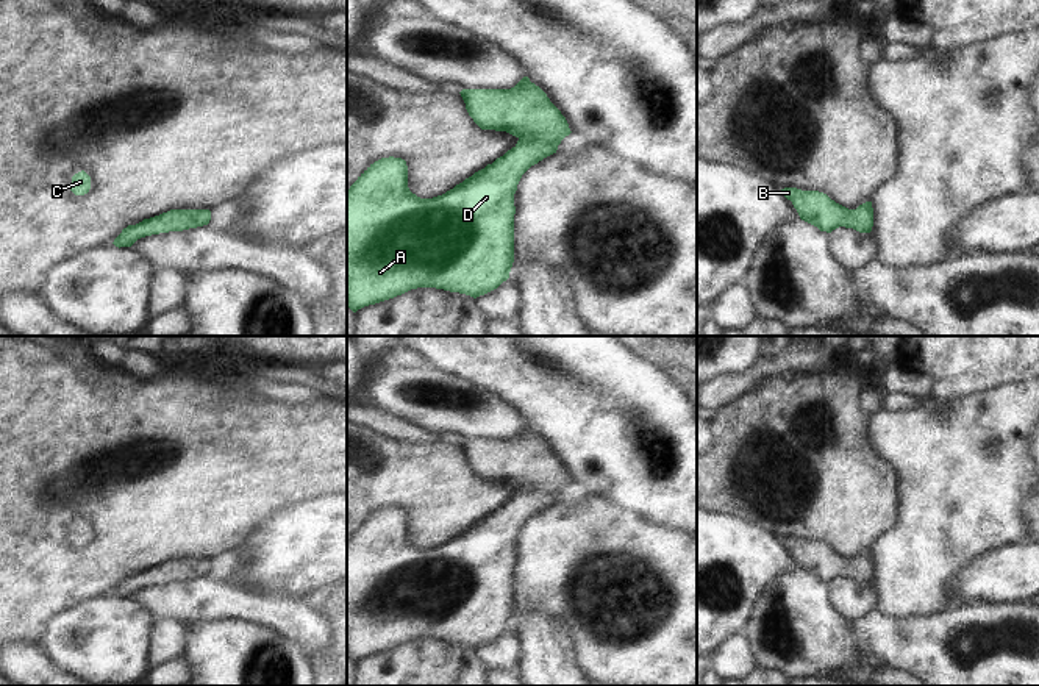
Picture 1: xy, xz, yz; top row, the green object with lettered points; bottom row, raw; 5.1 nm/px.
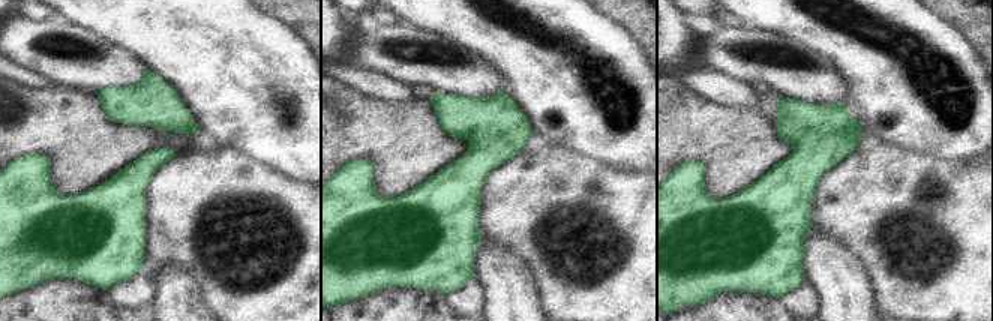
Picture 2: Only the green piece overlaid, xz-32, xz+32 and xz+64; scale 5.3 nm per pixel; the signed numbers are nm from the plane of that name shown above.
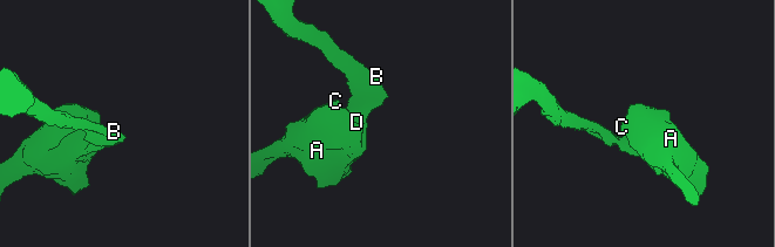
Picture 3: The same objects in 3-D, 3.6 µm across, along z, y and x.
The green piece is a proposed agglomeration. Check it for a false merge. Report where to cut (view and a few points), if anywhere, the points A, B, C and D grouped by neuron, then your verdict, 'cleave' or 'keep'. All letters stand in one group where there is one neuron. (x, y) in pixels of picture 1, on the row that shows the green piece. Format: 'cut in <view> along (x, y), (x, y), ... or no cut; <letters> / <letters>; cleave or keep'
no cut; A B C D; keep

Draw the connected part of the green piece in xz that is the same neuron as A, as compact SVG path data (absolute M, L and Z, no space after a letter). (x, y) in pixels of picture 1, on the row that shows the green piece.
M523 77L514 88L511 89L462 89L461 97L466 103L466 109L473 122L481 130L495 130L495 131L506 131L516 136L519 141L517 144L508 150L503 156L497 158L492 164L487 164L484 169L475 172L472 177L466 178L462 183L456 184L453 189L447 191L442 195L433 198L420 198L412 194L408 188L408 166L406 161L402 158L381 158L370 164L358 180L350 186L347 191L347 306L356 313L358 309L375 305L397 295L402 295L411 289L417 288L436 288L450 292L459 292L470 295L473 298L484 295L494 289L497 289L503 281L509 278L509 272L514 263L514 194L517 191L517 184L522 175L534 164L542 161L544 158L556 153L558 145L561 141L569 136L572 131L566 117L561 111L550 102L547 94L530 81L528 77Z

